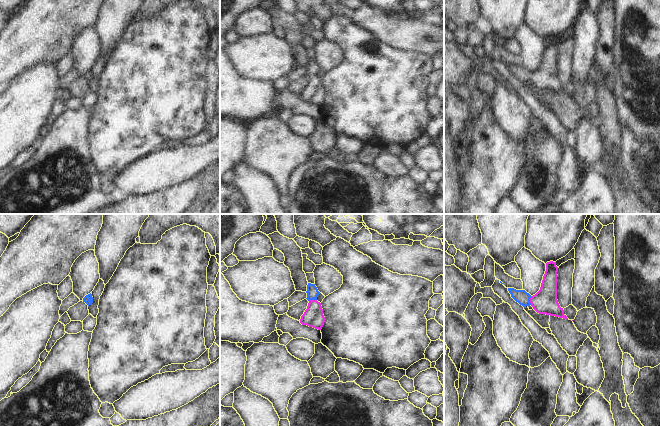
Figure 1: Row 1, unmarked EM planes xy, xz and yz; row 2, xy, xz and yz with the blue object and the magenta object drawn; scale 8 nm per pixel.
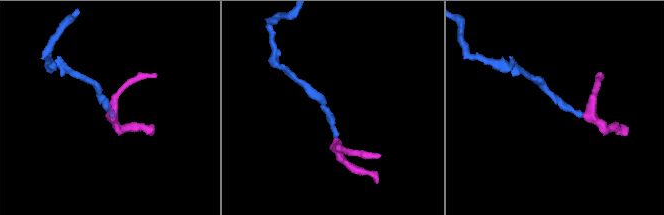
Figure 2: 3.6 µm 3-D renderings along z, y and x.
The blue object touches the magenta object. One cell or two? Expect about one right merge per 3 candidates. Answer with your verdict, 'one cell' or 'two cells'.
one cell

